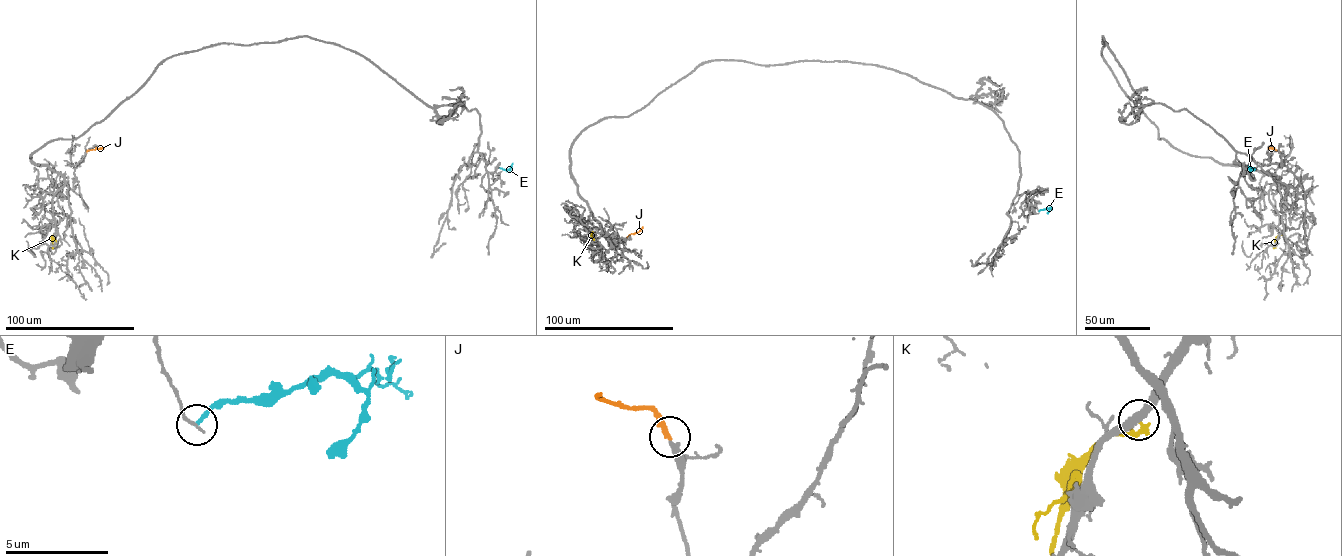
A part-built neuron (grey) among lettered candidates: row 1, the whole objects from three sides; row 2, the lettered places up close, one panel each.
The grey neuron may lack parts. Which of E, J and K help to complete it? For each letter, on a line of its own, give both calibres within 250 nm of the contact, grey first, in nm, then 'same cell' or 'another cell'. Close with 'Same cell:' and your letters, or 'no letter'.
E: 160 nm thick on the grey side, 200 nm on the other; another cell
J: 340 nm thick on the grey side, 280 nm on the other; same cell
K: 360 nm thick on the grey side, 140 nm on the other; another cell
Same cell: J

